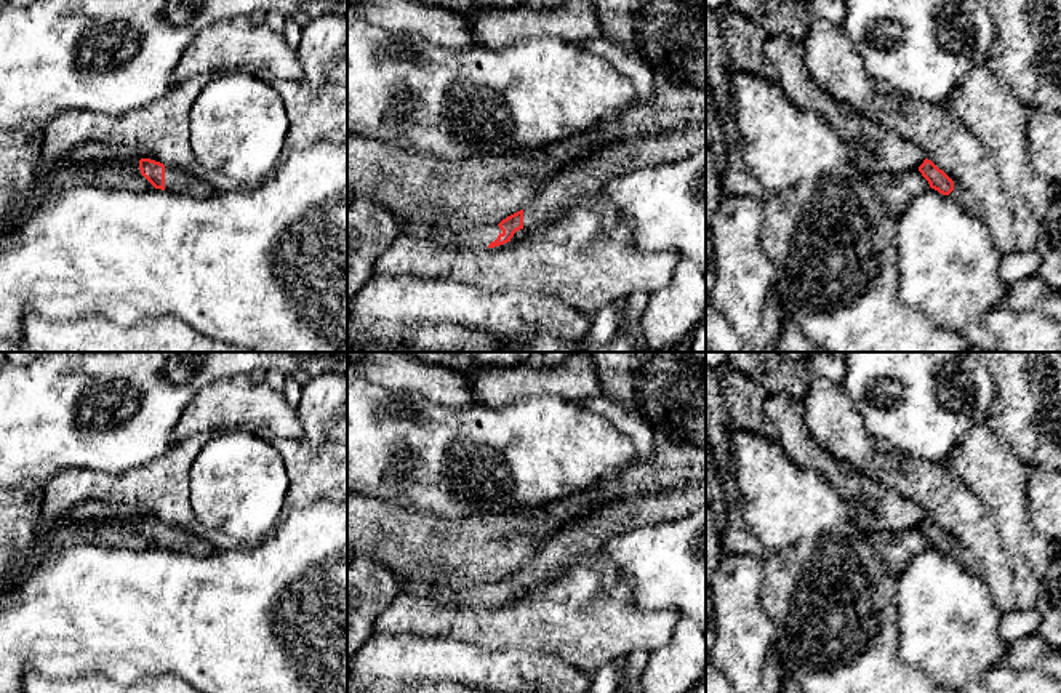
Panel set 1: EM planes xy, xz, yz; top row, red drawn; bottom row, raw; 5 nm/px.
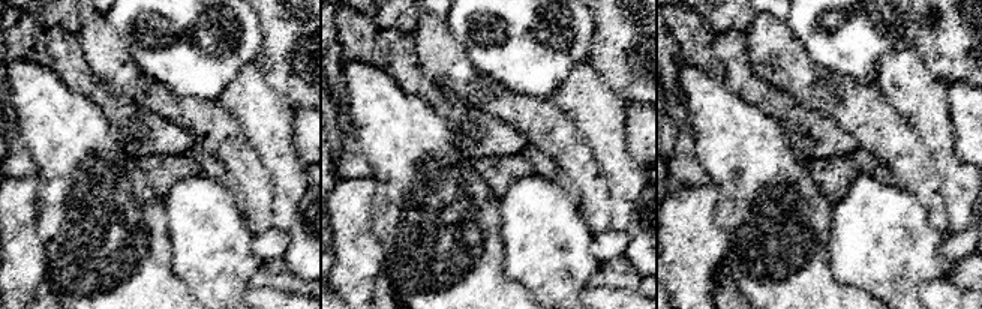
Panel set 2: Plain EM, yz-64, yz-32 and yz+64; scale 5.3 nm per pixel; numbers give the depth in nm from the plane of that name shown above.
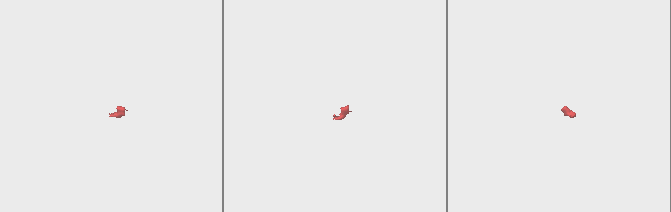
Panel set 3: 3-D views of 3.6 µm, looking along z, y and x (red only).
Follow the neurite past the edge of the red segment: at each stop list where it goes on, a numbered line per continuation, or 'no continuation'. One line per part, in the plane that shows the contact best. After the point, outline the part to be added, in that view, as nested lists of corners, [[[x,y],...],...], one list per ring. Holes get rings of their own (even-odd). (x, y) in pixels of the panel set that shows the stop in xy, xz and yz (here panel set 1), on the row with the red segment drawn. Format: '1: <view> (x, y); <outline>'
1: xy (176, 181); [[[165,166],[165,190],[197,198],[216,194],[202,178],[173,166]]]

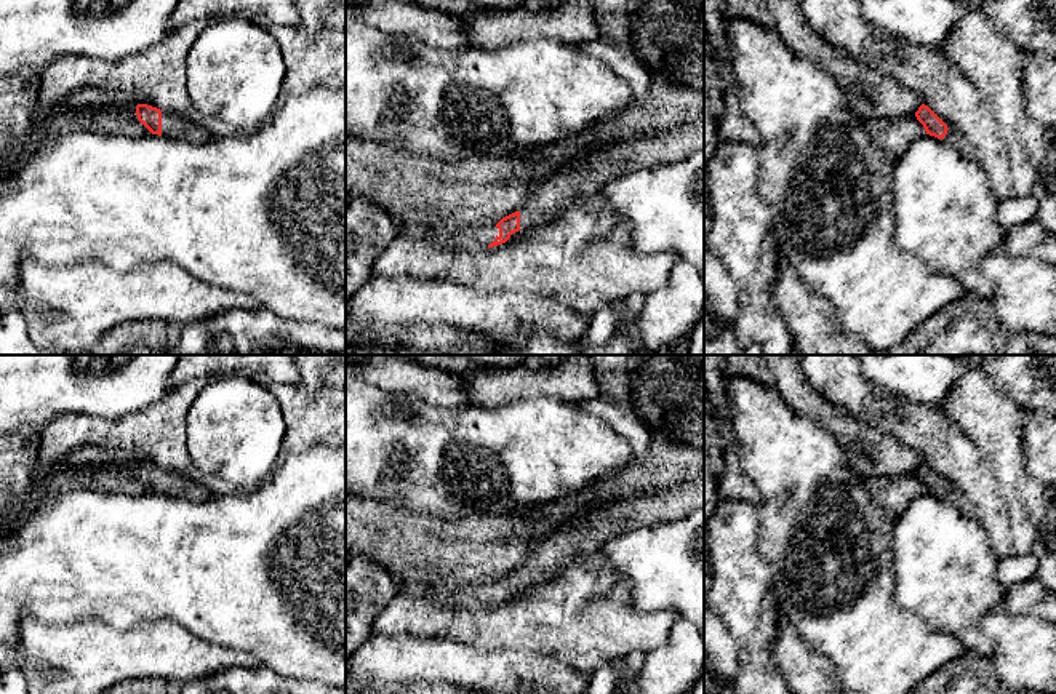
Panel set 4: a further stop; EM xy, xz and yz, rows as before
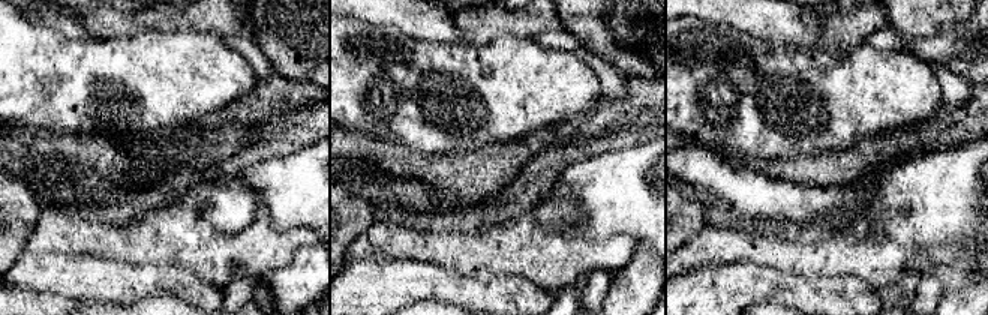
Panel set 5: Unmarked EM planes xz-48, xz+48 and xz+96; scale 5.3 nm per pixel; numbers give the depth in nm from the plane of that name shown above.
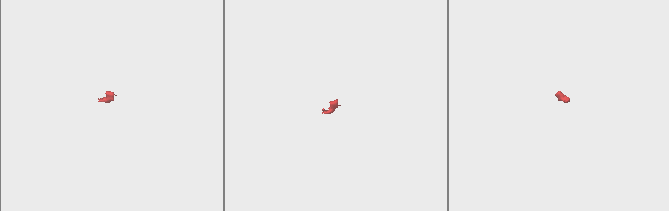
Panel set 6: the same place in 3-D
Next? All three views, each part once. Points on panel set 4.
1: xy (173, 127); [[[162,112],[162,136],[194,144],[213,139],[198,123],[170,112]]]

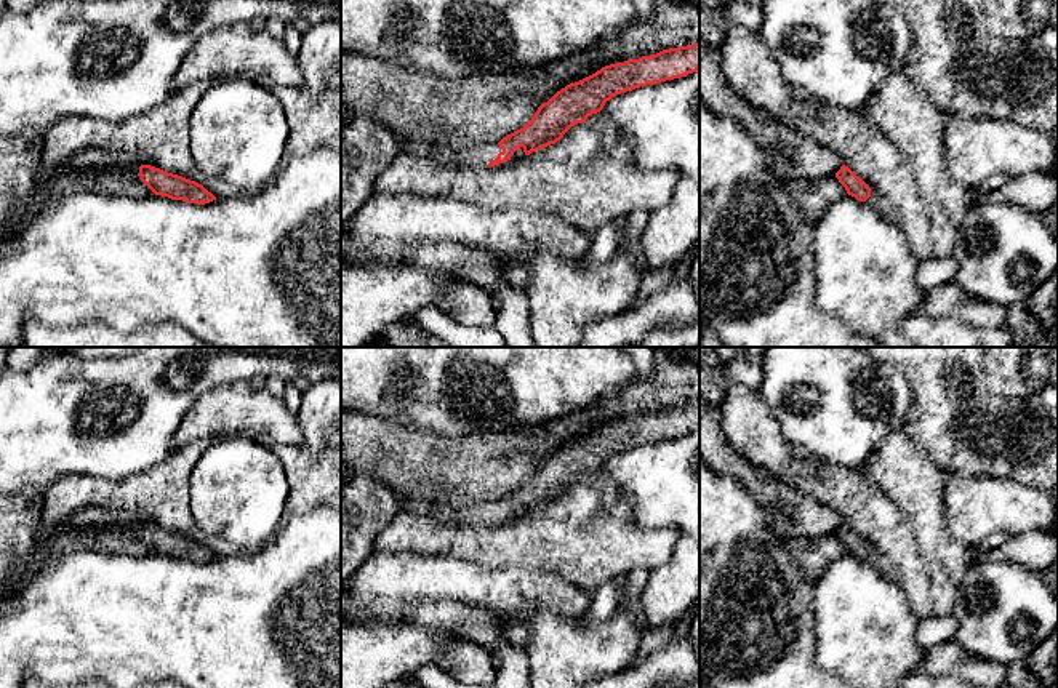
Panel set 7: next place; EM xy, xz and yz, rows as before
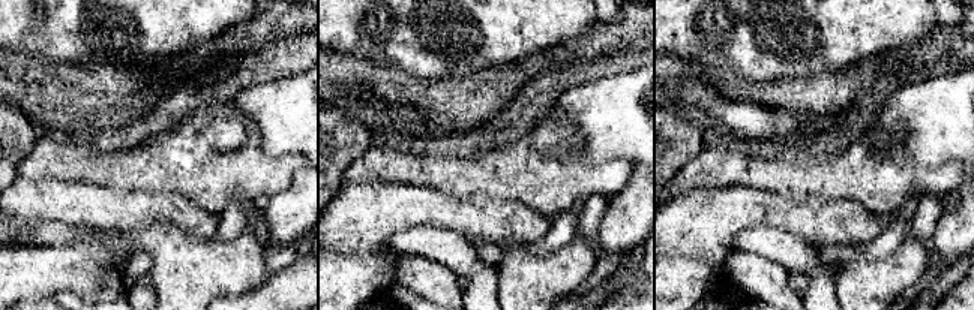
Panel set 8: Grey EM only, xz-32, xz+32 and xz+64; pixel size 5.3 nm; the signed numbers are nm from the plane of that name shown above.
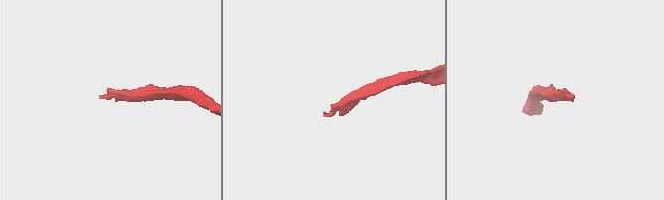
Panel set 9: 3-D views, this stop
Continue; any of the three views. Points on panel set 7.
no continuation

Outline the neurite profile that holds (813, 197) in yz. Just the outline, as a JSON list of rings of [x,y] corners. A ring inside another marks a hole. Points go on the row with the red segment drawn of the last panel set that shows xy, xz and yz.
[[[836,176],[791,179],[784,182],[784,187],[800,213],[812,224],[816,224],[834,202],[848,195]]]

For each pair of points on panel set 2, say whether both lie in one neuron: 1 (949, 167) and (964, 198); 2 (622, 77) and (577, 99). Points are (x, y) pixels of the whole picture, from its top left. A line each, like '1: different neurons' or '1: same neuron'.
1: same neuron
2: different neurons

